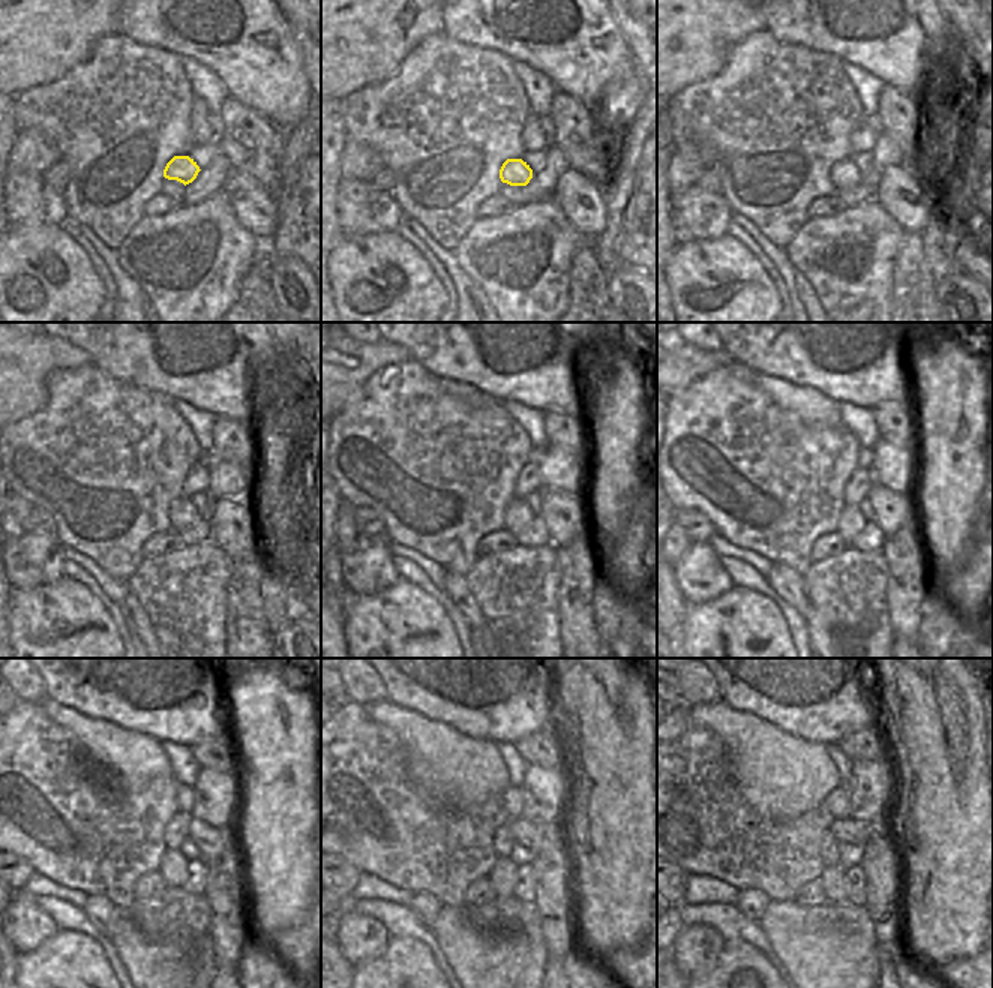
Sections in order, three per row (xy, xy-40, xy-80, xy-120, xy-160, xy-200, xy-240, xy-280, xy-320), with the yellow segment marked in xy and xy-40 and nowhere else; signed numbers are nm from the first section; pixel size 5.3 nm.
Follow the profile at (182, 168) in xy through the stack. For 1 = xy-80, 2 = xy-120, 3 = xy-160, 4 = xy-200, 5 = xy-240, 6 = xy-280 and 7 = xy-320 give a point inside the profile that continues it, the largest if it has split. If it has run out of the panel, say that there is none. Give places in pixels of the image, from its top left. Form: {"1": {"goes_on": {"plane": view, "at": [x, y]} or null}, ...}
{"1": {"goes_on": {"plane": "xy-80", "at": [845, 174]}}, "2": {"goes_on": {"plane": "xy-120", "at": [183, 514]}}, "3": {"goes_on": {"plane": "xy-160", "at": [518, 514]}}, "4": {"goes_on": {"plane": "xy-200", "at": [851, 520]}}, "5": {"goes_on": {"plane": "xy-240", "at": [176, 865]}}, "6": {"goes_on": {"plane": "xy-280", "at": [509, 868]}}, "7": {"goes_on": {"plane": "xy-320", "at": [842, 870]}}}

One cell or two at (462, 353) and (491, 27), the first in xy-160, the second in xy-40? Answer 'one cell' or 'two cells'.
one cell

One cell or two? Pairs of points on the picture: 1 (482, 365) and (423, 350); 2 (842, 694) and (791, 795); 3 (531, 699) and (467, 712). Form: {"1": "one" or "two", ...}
{"1": "one", "2": "two", "3": "one"}

